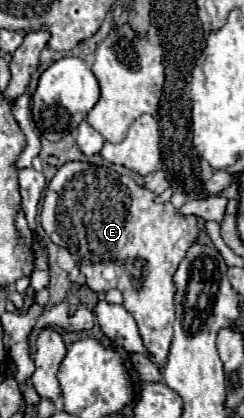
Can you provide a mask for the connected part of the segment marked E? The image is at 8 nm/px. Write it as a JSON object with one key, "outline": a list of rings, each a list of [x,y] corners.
{"outline":[[[67,162],[57,170],[57,174],[47,186],[41,208],[41,226],[55,244],[65,244],[75,258],[79,256],[79,270],[85,274],[87,286],[95,294],[109,292],[113,288],[123,294],[125,310],[135,318],[141,338],[153,354],[151,360],[163,366],[165,354],[169,354],[169,342],[173,338],[175,320],[177,286],[173,282],[173,274],[179,262],[183,260],[187,248],[199,238],[201,224],[197,216],[179,216],[169,202],[161,204],[155,200],[155,192],[147,190],[143,184],[135,182],[133,176],[119,172],[117,168],[89,162]]]}

